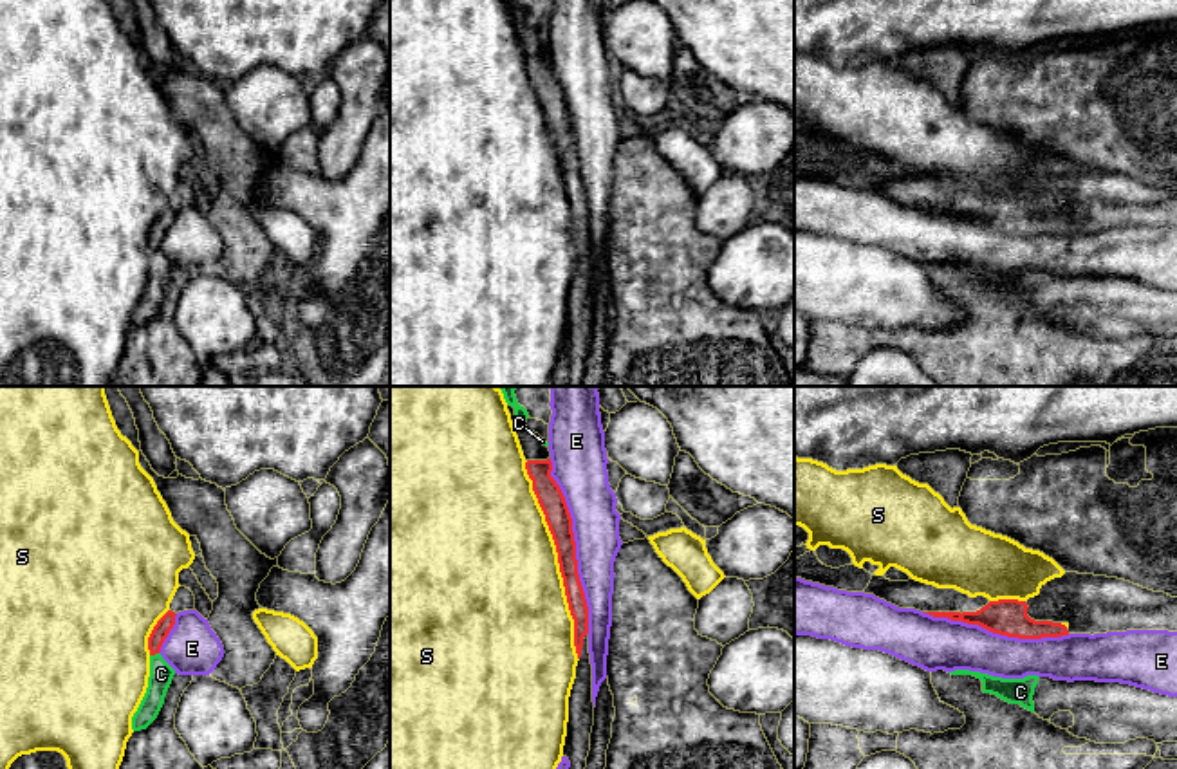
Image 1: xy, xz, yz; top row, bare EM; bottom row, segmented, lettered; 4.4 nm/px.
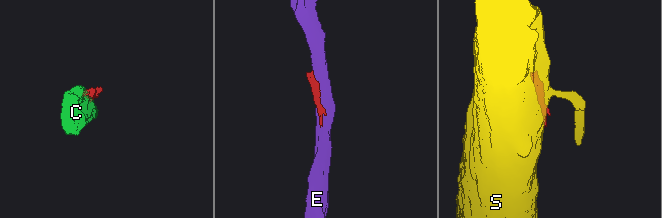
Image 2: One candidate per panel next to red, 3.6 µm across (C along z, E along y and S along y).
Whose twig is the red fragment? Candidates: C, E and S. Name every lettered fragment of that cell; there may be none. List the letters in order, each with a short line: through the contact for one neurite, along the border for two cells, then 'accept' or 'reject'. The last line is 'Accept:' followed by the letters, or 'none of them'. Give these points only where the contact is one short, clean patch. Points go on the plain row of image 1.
C: line xy (157, 248), (150, 251); reject
E: reject
S: reject
Accept: none of them

